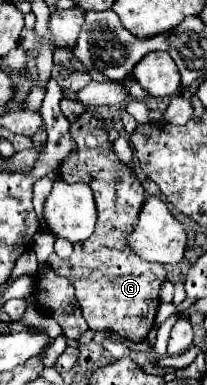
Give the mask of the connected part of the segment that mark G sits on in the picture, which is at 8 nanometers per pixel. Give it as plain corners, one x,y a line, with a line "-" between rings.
86,110
70,124
76,148
64,162
60,162
58,176
64,182
90,184
98,206
96,230
88,240
76,242
72,256
68,260
60,260
60,266
54,264
54,260
48,264
56,274
72,280
82,314
92,330
110,330
126,340
140,342
154,326
158,292
160,284
166,280
166,270
160,264
142,262
126,244
126,234
130,234
136,226
146,194
134,172
116,156
114,144
108,138
106,122
96,120
94,126
92,116
94,114

